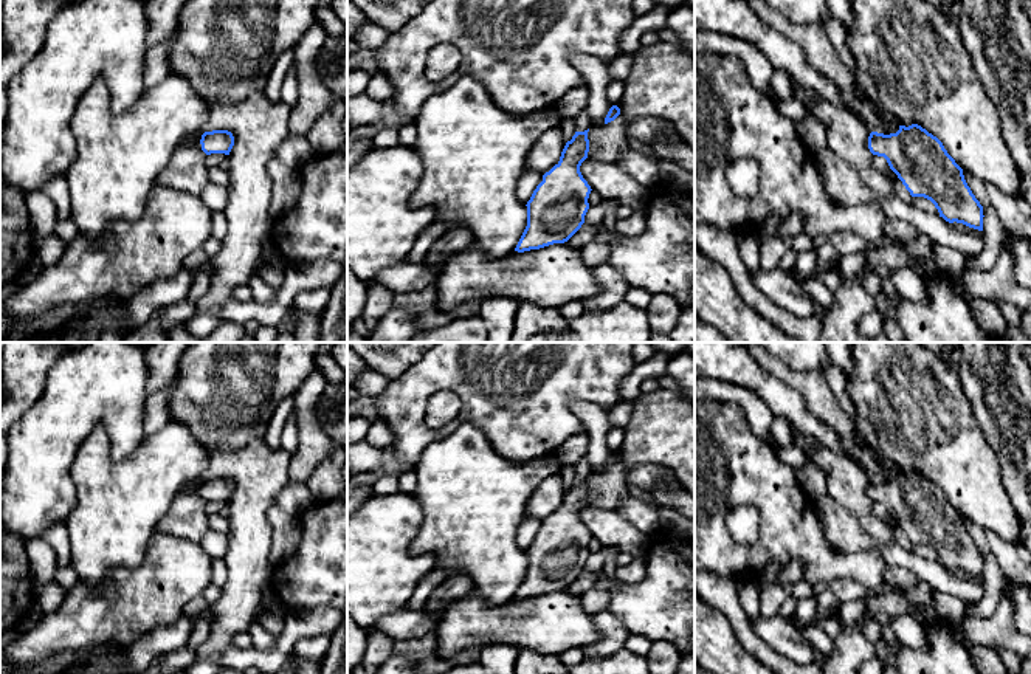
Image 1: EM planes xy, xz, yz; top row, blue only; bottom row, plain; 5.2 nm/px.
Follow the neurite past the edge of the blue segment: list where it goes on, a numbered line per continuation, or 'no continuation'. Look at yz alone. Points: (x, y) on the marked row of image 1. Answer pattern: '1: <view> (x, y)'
no continuation

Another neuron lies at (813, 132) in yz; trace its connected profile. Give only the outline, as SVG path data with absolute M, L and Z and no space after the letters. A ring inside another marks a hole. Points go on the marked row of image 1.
M809 108L806 118L795 124L795 130L814 156L828 150L826 127L809 112Z

